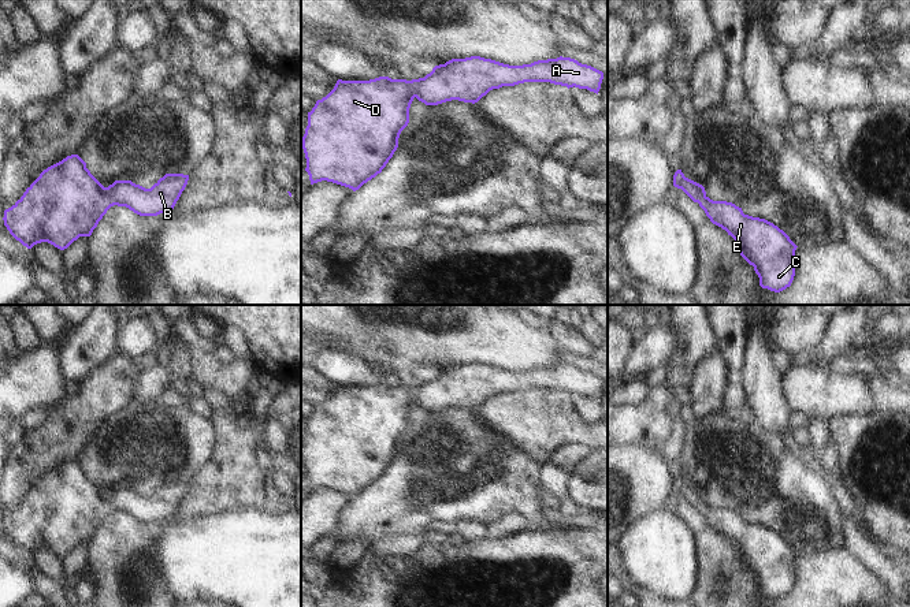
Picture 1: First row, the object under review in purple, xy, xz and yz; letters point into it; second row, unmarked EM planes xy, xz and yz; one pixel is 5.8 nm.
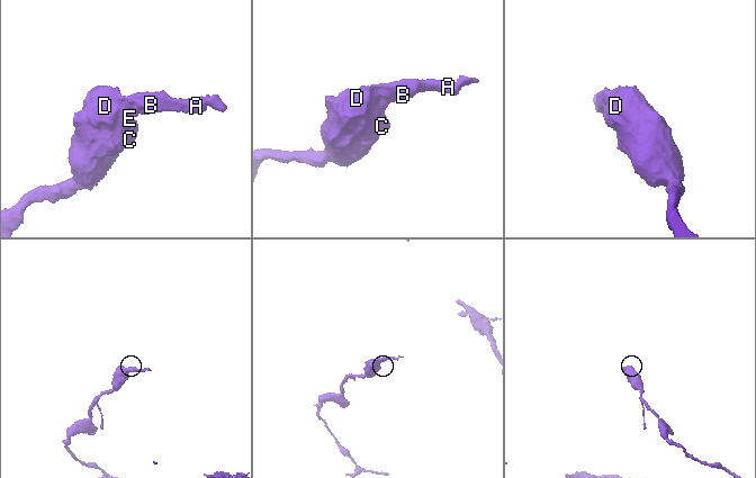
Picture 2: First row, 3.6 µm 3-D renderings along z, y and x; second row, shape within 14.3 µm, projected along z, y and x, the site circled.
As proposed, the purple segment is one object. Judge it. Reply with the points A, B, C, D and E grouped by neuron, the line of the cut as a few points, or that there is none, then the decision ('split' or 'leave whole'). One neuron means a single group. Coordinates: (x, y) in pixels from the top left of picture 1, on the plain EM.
A B C D E | no cut | leave whole

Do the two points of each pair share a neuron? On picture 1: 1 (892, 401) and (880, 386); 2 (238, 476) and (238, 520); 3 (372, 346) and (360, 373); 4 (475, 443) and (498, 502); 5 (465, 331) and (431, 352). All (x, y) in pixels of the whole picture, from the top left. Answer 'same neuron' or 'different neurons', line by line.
1: same neuron
2: different neurons
3: different neurons
4: same neuron
5: same neuron

